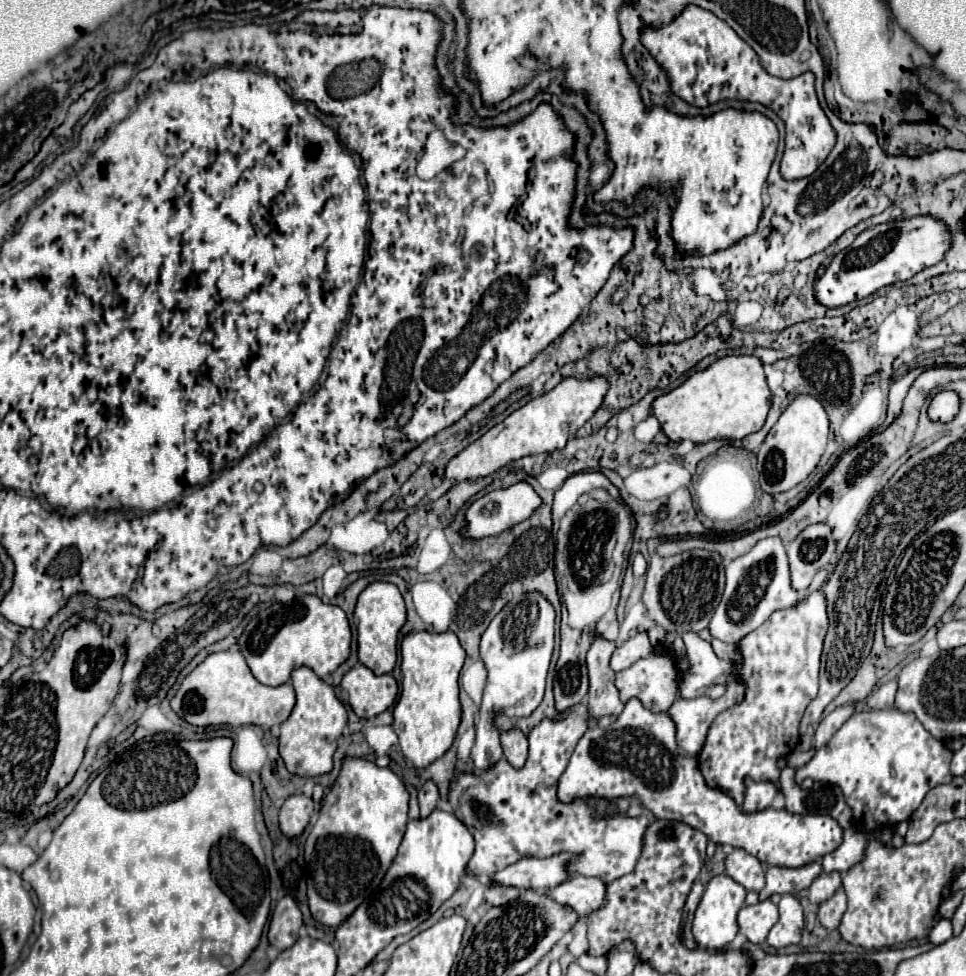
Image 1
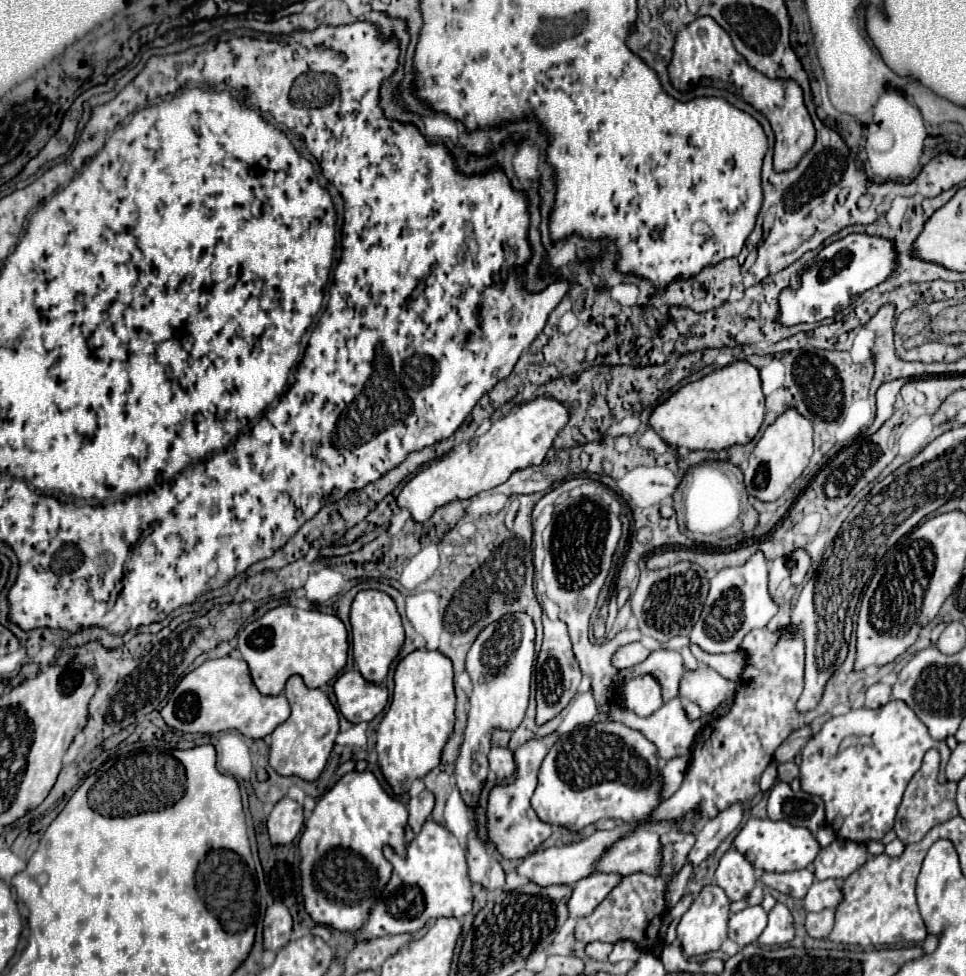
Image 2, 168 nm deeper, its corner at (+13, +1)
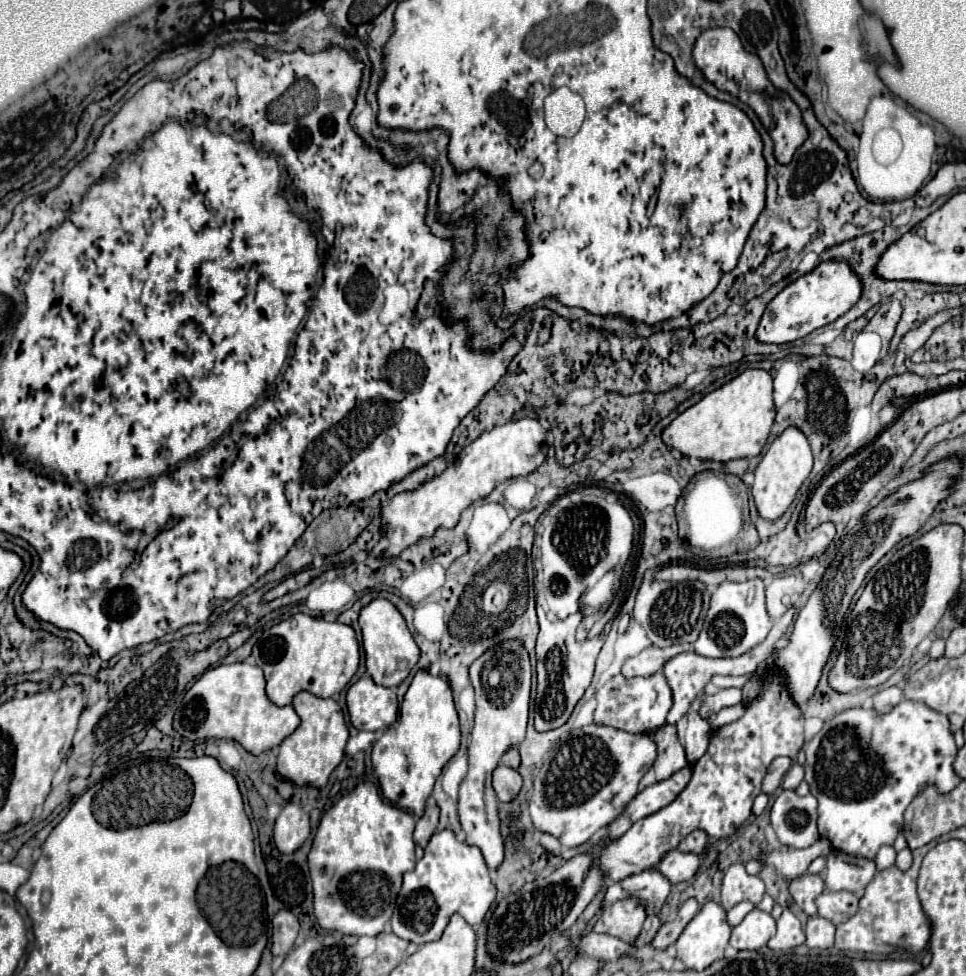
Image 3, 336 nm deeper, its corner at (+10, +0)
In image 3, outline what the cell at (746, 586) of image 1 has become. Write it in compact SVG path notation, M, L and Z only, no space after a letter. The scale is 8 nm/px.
M752 578L746 582L722 582L712 594L710 610L706 614L702 632L694 642L694 650L708 658L732 658L752 650L766 638L772 628L772 618L764 602L764 580Z

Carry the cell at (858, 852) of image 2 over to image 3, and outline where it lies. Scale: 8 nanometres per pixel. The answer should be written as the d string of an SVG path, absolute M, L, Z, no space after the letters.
M830 852L826 858L826 876L824 884L828 890L848 890L858 892L868 886L868 882L874 878L876 866L874 860L864 858L864 866L856 866L850 862L846 854Z

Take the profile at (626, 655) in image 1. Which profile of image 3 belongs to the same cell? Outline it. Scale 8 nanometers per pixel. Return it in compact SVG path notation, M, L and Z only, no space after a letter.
M674 644L668 648L658 648L658 646L650 646L646 650L642 650L640 654L628 658L622 666L622 674L624 676L650 676L654 672L660 672L664 662L668 662L672 656L692 650L692 644Z

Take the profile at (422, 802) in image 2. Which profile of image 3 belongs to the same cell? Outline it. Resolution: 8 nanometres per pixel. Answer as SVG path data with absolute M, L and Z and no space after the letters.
M430 802L430 804L426 804L424 816L420 816L420 818L416 820L414 840L416 840L416 844L420 844L422 848L428 844L430 836L432 836L434 830L436 830L436 824L438 824L438 812L440 812L440 808L438 808L436 804Z

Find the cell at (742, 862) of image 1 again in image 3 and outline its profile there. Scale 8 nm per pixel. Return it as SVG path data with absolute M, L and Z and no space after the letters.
M742 862L732 864L722 878L722 906L730 910L742 900L758 904L764 894L764 882L758 876L746 872Z

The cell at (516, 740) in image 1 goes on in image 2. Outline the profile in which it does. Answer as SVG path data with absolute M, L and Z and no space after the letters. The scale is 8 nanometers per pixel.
M493 747L489 753L489 767L491 771L495 771L497 779L509 779L515 775L515 761L513 761L513 753L509 749L501 749L501 747Z

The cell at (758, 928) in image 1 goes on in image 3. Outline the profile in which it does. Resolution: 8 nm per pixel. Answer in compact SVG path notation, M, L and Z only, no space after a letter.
M754 908L746 918L732 928L730 944L736 950L758 950L766 946L766 942L776 932L776 922L768 912Z

